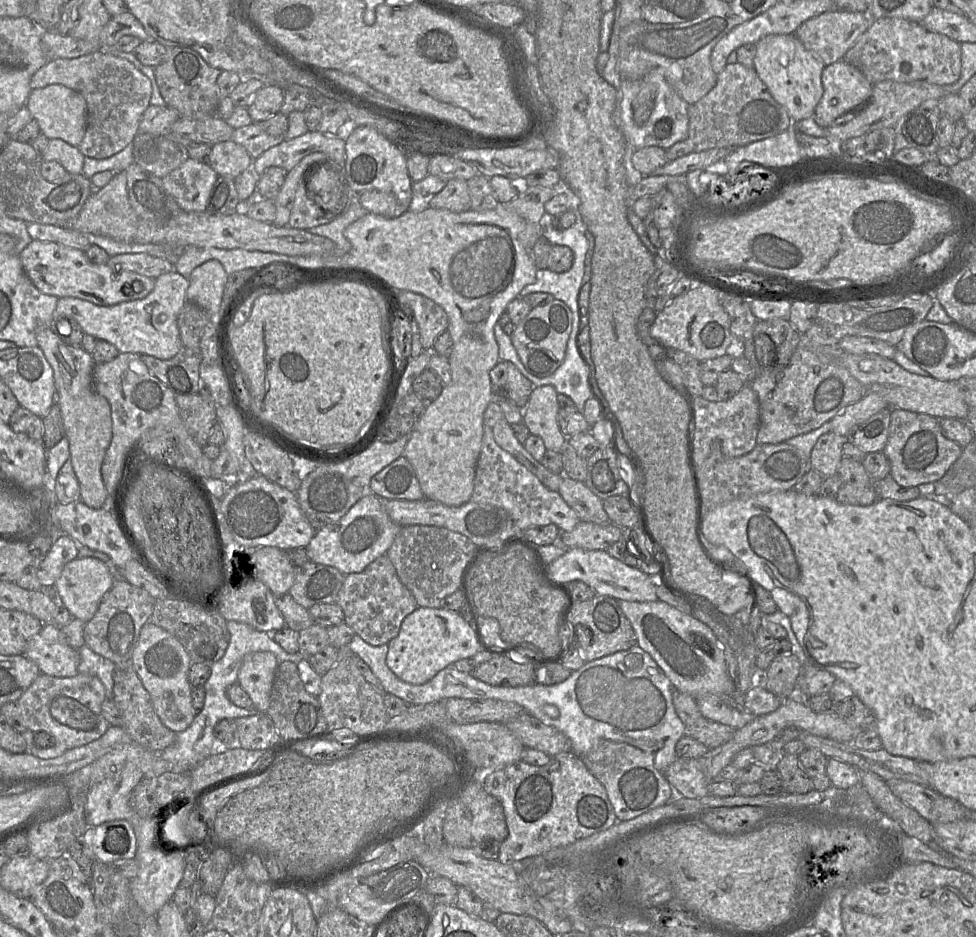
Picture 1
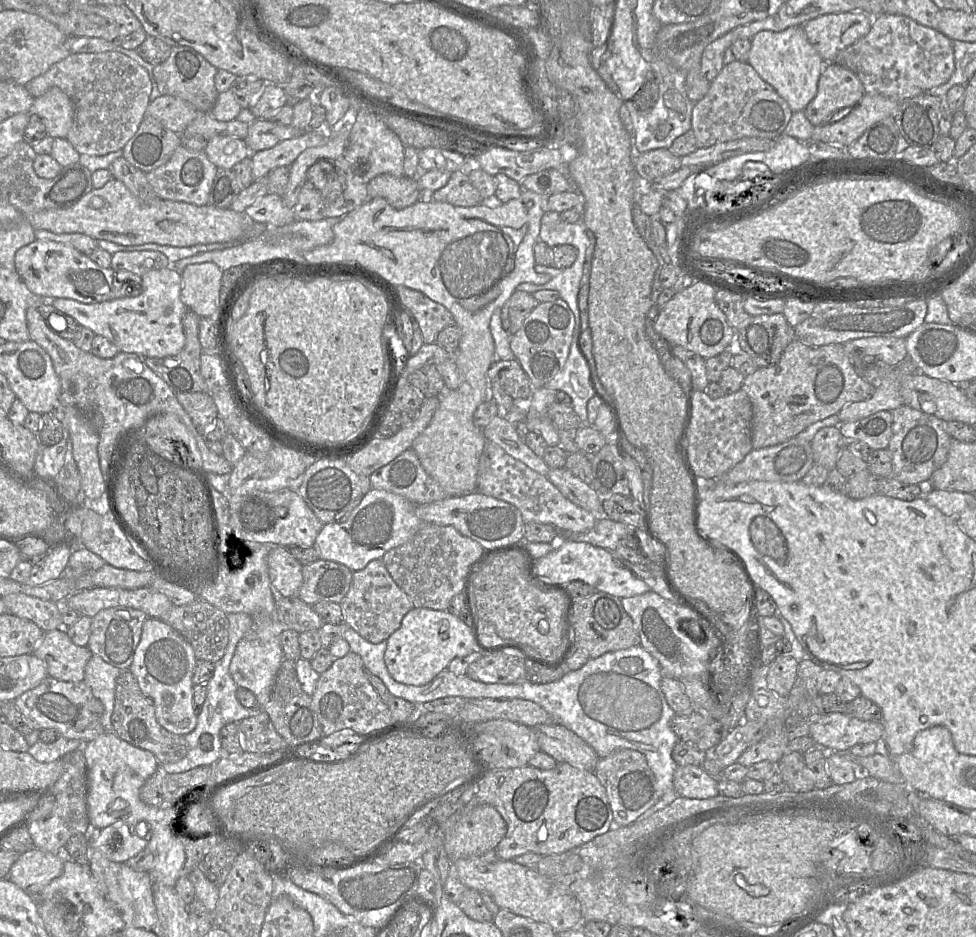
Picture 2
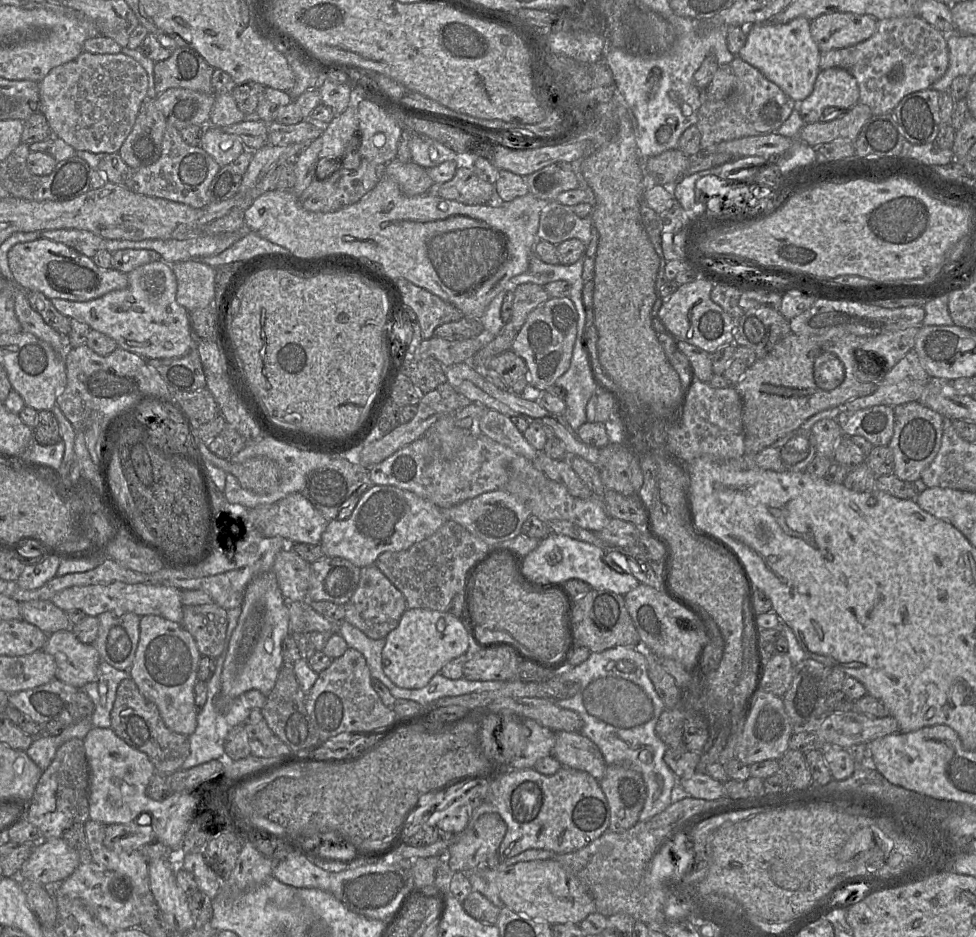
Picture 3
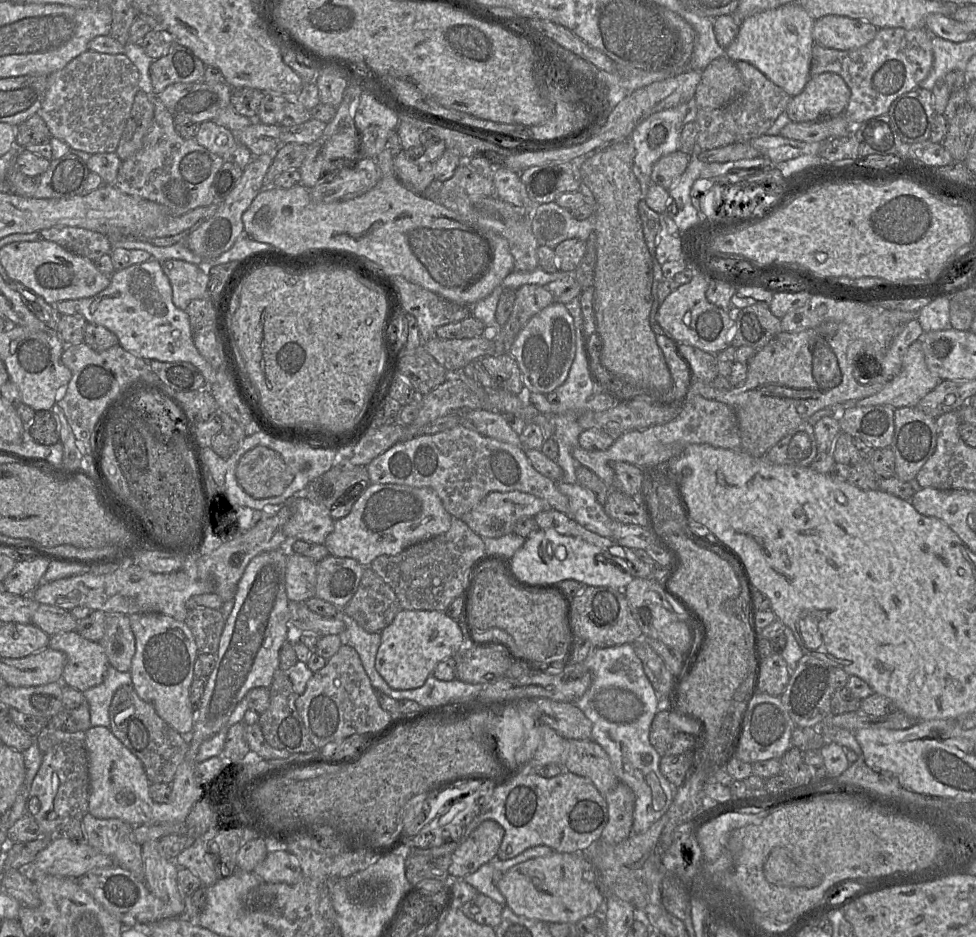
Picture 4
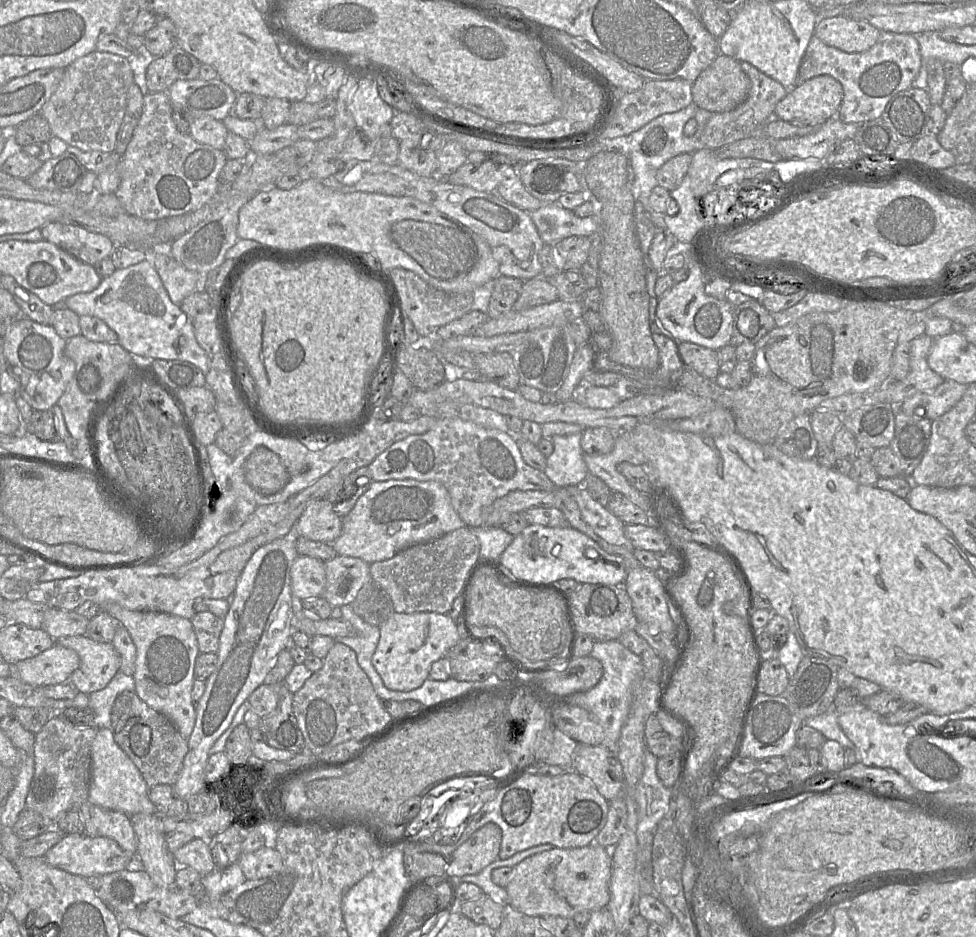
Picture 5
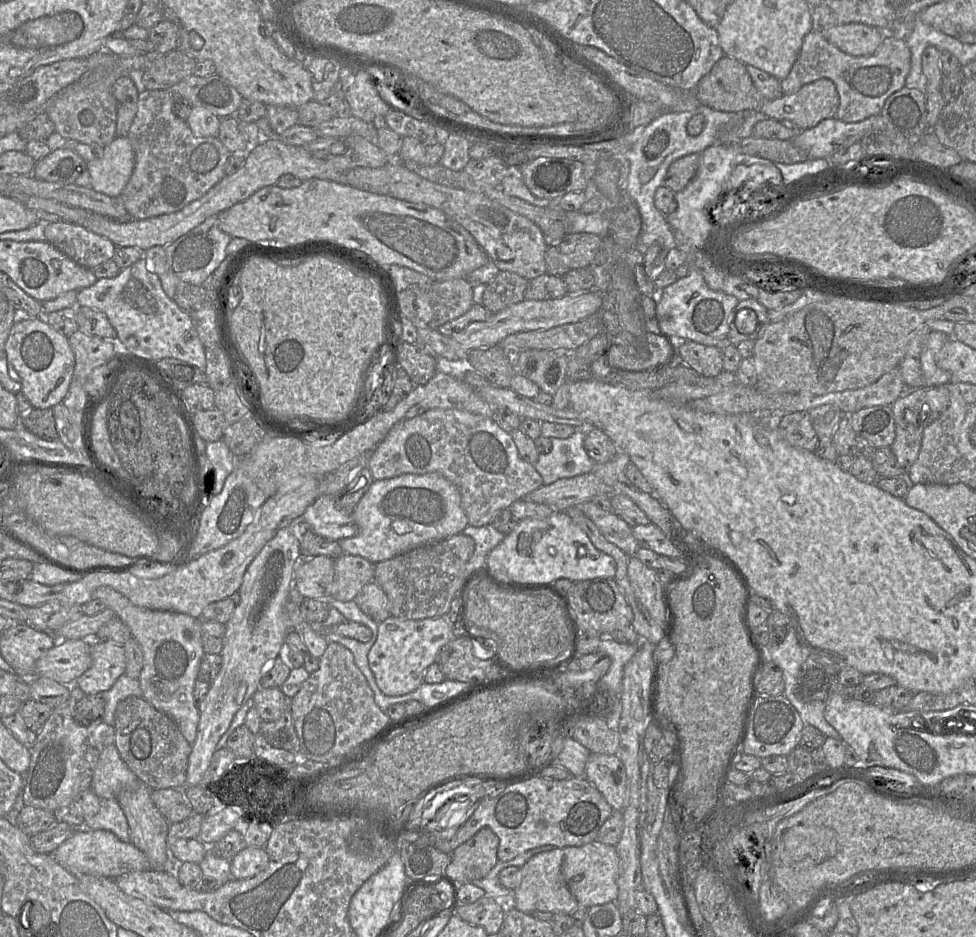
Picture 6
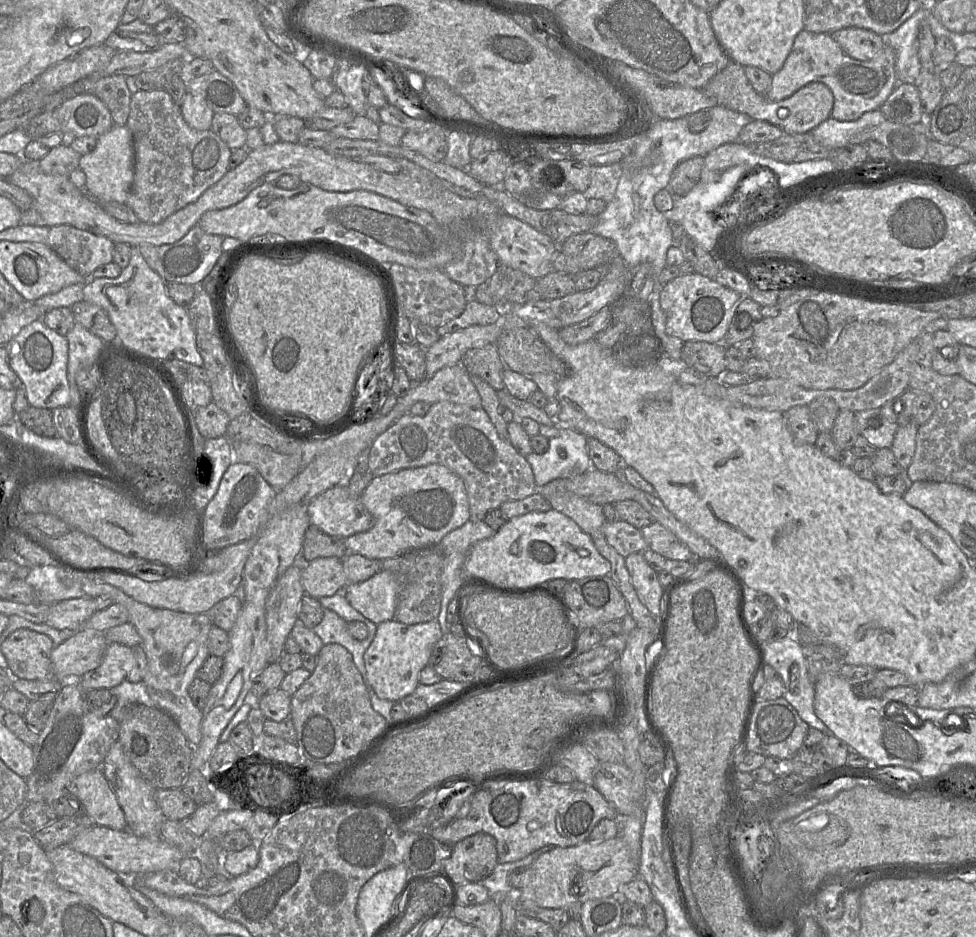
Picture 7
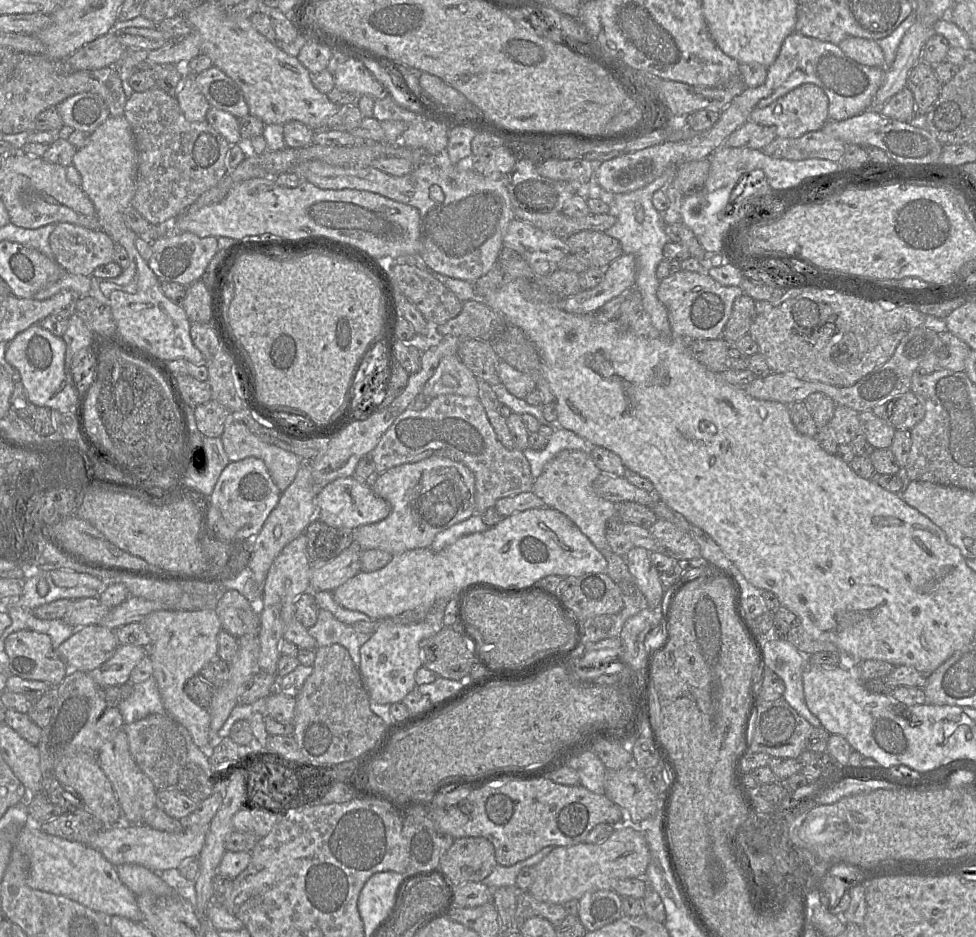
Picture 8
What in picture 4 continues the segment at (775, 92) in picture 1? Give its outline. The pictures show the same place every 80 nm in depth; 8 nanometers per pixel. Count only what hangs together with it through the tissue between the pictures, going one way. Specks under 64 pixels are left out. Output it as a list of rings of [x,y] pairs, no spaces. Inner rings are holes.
[[[799,2],[754,13],[740,21],[735,39],[725,48],[726,56],[752,64],[791,97],[796,96],[810,78],[814,21]]]

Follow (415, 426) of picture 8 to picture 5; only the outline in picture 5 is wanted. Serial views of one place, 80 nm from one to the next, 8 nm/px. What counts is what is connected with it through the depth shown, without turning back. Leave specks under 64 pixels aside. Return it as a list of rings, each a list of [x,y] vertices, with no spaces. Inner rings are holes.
[[[460,418],[438,419],[435,426],[426,433],[411,435],[394,443],[369,465],[369,470],[374,481],[414,479],[440,482],[447,489],[453,508],[467,527],[481,526],[484,508],[510,491],[553,491],[557,488],[543,471],[524,462],[517,438],[510,432],[484,428]]]

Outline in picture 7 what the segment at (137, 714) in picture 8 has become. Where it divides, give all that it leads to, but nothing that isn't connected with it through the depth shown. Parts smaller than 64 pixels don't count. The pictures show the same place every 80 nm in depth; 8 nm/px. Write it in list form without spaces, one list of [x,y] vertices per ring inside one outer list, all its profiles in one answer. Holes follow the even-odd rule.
[[[125,679],[119,685],[110,688],[116,696],[116,704],[109,715],[117,722],[122,722],[125,716],[125,708],[132,704],[142,704],[148,707],[156,707],[149,697],[146,685],[143,681],[132,683]]]

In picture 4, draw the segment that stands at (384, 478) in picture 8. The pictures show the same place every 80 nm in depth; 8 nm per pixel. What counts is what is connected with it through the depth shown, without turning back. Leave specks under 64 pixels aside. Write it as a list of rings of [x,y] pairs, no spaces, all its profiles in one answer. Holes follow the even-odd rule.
[[[370,484],[355,502],[351,512],[334,522],[334,530],[324,545],[331,556],[352,558],[363,567],[381,555],[398,555],[408,547],[447,532],[453,516],[431,488],[398,484]]]

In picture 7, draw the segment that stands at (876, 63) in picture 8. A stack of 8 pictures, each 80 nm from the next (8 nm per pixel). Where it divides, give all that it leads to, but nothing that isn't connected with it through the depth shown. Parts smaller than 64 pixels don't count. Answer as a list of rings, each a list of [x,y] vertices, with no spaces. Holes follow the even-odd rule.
[[[848,27],[832,32],[831,37],[853,59],[868,61],[883,49],[882,36],[864,28]]]

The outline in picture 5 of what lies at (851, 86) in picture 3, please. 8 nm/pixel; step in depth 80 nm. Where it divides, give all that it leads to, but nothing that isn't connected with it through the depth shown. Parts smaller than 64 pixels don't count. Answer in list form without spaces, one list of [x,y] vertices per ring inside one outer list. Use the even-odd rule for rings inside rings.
[[[819,75],[788,90],[787,95],[777,103],[774,114],[786,122],[799,120],[810,126],[820,127],[830,118],[837,116],[843,95],[843,87],[839,81],[830,75]]]

